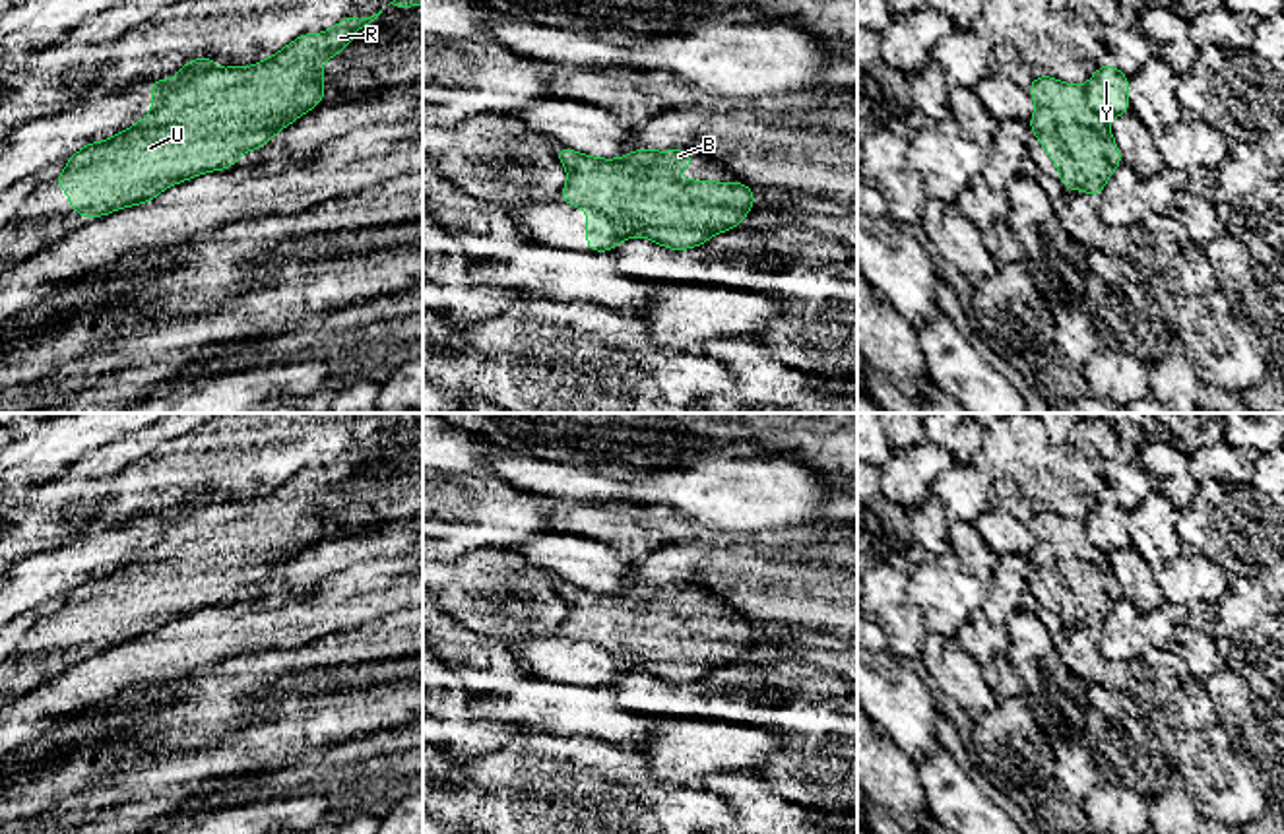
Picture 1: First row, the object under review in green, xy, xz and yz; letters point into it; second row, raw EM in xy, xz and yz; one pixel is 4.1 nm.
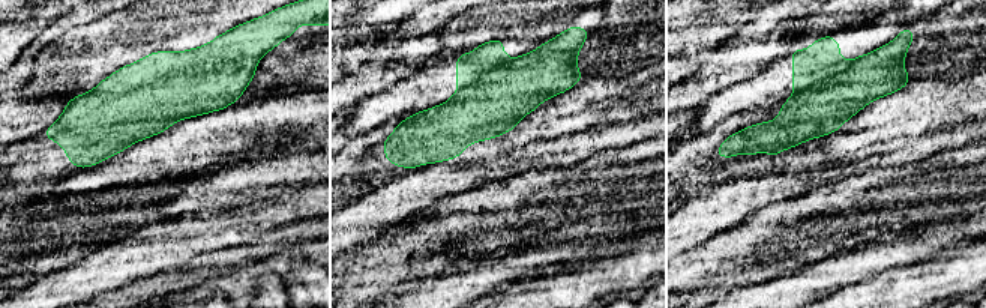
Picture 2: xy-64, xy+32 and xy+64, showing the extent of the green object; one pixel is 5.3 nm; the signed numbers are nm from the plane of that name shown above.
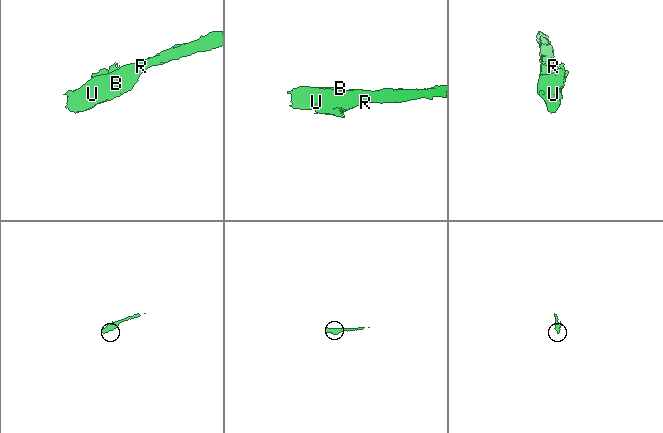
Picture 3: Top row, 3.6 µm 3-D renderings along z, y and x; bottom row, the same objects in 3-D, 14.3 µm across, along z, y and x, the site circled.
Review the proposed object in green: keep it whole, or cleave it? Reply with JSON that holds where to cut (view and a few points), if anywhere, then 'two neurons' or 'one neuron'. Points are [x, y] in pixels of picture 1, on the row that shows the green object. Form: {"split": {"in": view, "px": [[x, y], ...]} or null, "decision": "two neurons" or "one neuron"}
{"split": {"in": "xz", "px": [[586, 208], [621, 222], [637, 235]]}, "decision": "two neurons"}

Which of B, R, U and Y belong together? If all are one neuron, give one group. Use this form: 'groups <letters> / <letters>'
groups B R U / Y

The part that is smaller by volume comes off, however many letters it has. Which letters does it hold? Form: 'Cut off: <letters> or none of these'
Cut off: Y

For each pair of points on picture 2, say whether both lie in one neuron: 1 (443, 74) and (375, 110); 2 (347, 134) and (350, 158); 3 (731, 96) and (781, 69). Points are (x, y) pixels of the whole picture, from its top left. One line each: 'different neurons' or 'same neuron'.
1: same neuron
2: different neurons
3: same neuron

